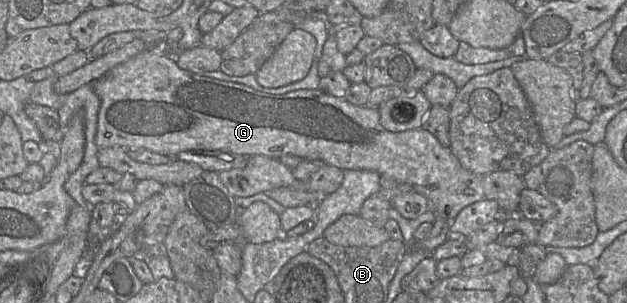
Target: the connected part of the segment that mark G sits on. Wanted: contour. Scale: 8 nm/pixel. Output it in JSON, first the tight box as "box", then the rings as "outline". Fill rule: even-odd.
{"box":[93,48,485,226],"outline":[[[149,48],[116,65],[95,81],[93,87],[100,99],[95,137],[98,149],[115,146],[146,149],[168,157],[189,150],[223,150],[273,159],[295,155],[302,160],[321,160],[342,171],[375,171],[380,176],[411,185],[413,191],[426,198],[428,210],[445,219],[448,226],[464,207],[485,199],[484,175],[464,168],[450,148],[443,146],[429,131],[420,127],[391,132],[381,125],[377,108],[353,105],[345,98],[334,97],[320,89],[300,89],[282,95],[261,93],[240,83],[183,70],[178,67],[174,55],[157,48]]]}

